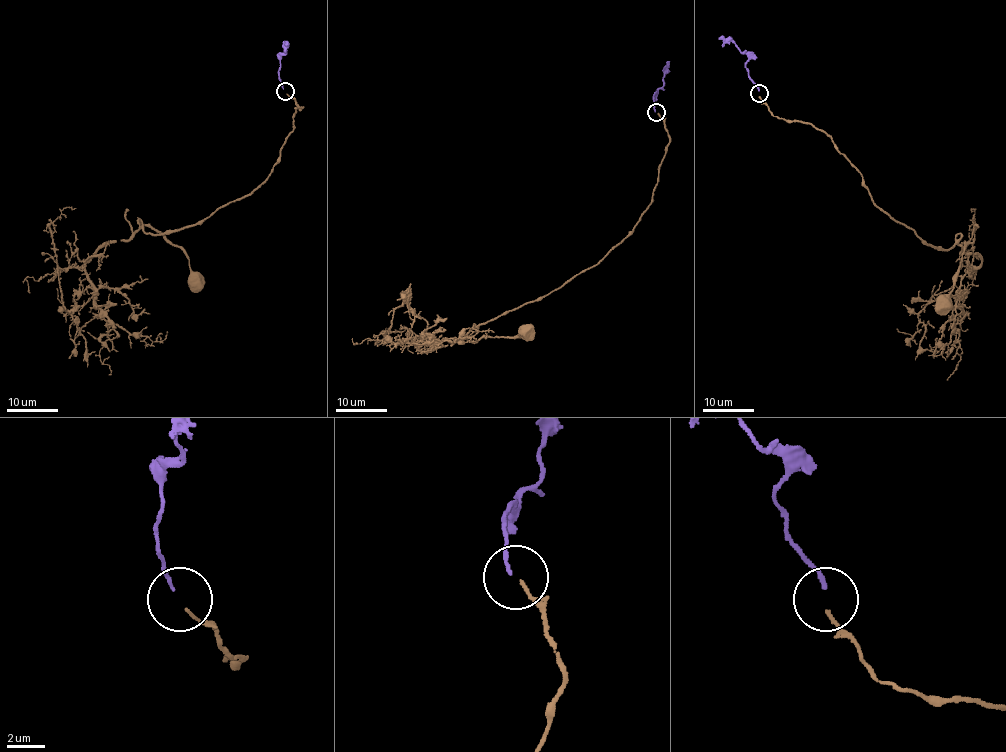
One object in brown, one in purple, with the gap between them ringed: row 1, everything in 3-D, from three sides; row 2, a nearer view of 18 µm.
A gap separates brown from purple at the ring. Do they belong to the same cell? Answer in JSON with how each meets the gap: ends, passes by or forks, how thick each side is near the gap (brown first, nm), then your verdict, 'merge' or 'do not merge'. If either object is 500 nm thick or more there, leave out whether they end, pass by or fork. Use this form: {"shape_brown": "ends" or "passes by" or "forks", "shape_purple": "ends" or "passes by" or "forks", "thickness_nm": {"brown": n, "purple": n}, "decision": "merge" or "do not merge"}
{"shape_brown": "ends", "shape_purple": "ends", "thickness_nm": {"brown": 160, "purple": 200}, "decision": "merge"}

